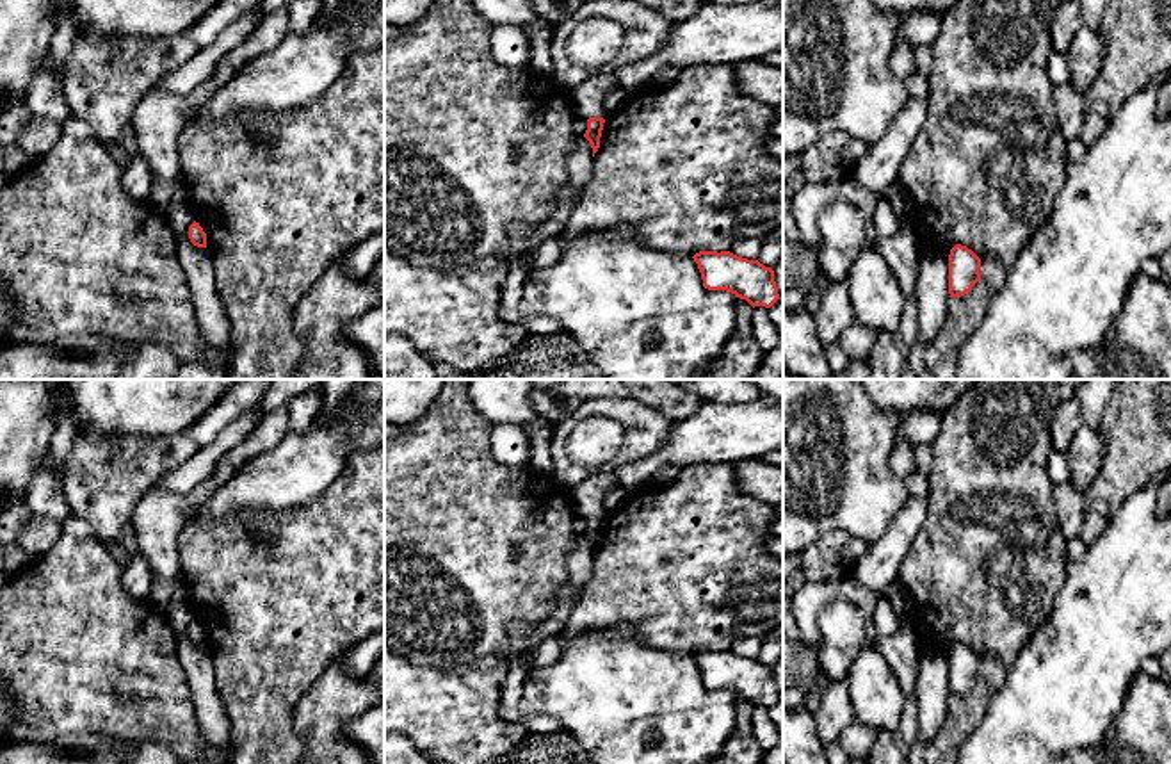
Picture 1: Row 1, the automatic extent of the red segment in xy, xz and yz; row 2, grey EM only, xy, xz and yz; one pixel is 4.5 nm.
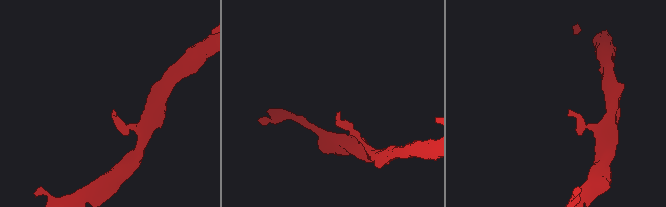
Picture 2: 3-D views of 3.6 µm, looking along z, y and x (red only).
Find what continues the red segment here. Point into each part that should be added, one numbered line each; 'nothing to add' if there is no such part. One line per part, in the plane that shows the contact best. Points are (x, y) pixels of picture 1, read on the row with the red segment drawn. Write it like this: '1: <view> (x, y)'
nothing to add

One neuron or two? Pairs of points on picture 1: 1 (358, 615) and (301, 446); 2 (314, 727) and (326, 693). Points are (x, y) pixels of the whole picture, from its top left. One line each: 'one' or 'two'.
1: two
2: one

